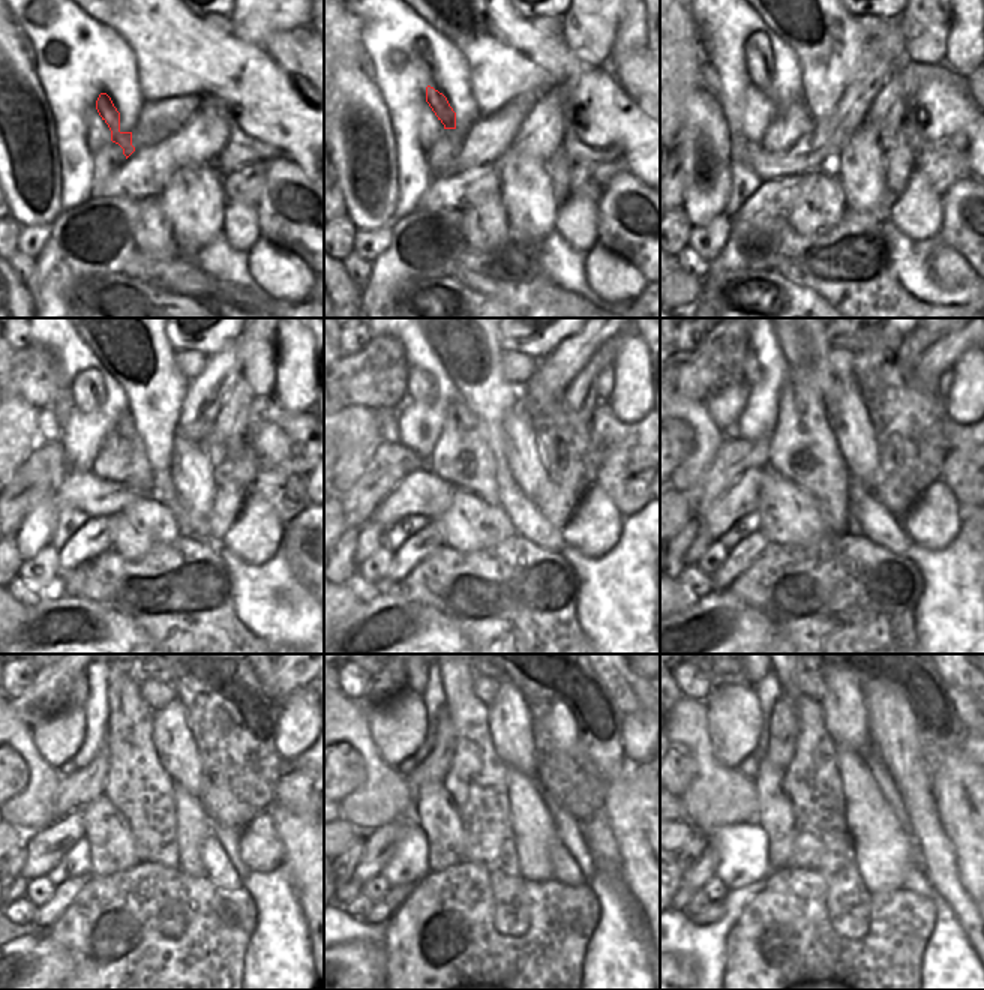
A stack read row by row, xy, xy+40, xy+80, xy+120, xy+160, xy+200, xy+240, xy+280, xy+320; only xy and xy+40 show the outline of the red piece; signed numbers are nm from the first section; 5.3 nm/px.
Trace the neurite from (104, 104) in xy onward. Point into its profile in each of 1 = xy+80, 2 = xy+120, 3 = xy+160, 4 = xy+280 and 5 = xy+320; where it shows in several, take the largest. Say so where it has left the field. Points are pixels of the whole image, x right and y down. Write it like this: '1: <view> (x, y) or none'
1: xy+80 (759, 62)
2: xy+120 (87, 389)
3: xy+160 (422, 386)
4: xy+280 (416, 684)
5: xy+320 (752, 684)

